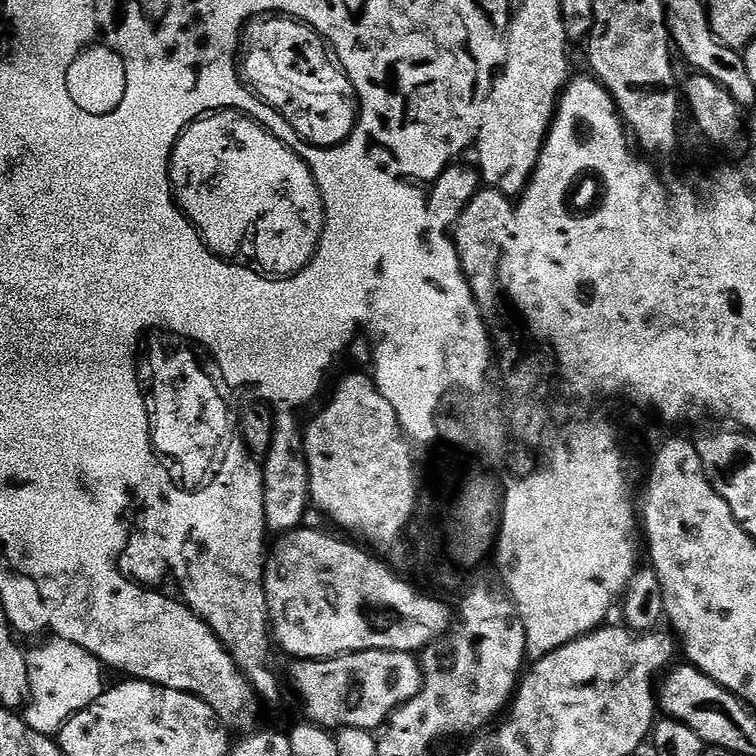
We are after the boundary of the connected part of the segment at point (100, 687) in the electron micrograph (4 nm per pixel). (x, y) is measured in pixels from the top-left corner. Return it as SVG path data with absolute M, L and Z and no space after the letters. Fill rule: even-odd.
M51 637L46 641L27 651L31 698L24 719L34 730L54 736L70 717L93 705L101 697L106 683L102 674L103 665L88 650L60 637Z

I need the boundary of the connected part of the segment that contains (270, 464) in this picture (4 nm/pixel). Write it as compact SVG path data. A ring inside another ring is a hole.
M294 413L280 416L279 428L272 435L271 446L262 464L264 474L264 509L270 527L277 532L296 530L310 508L308 456L301 419Z

